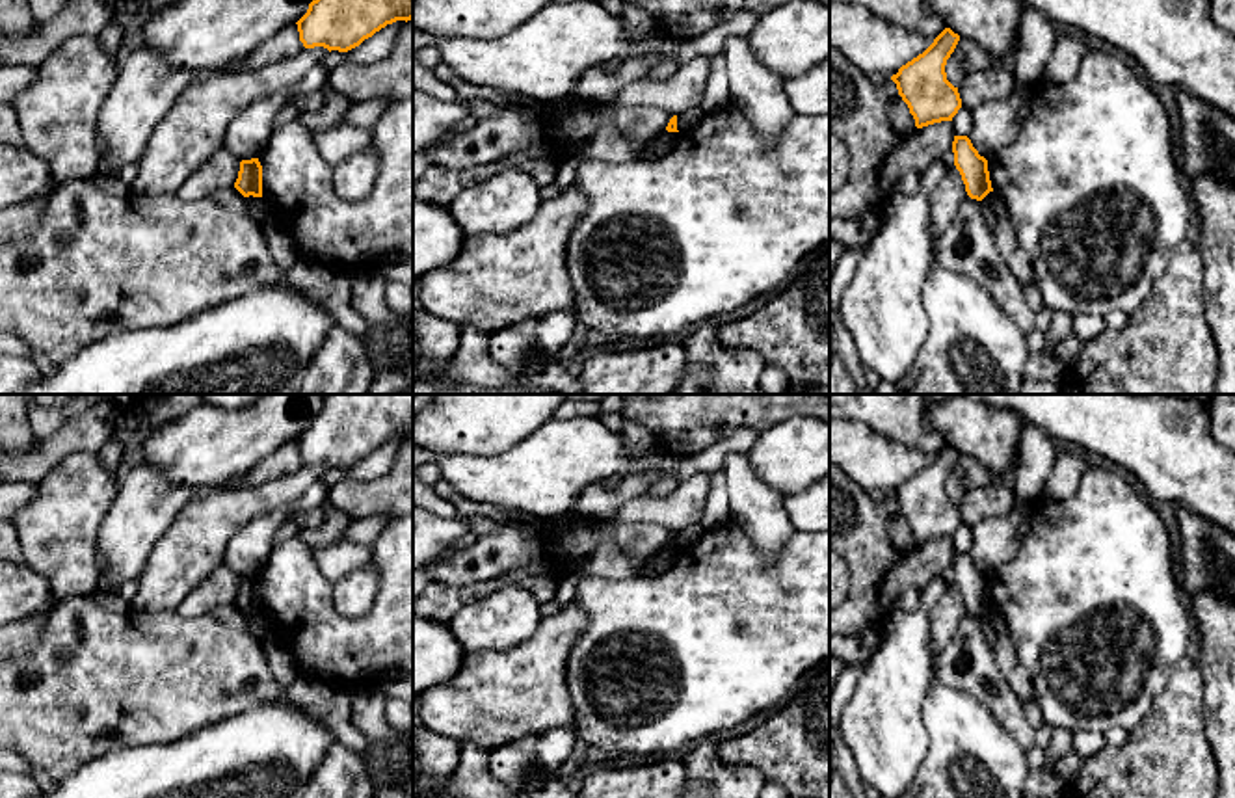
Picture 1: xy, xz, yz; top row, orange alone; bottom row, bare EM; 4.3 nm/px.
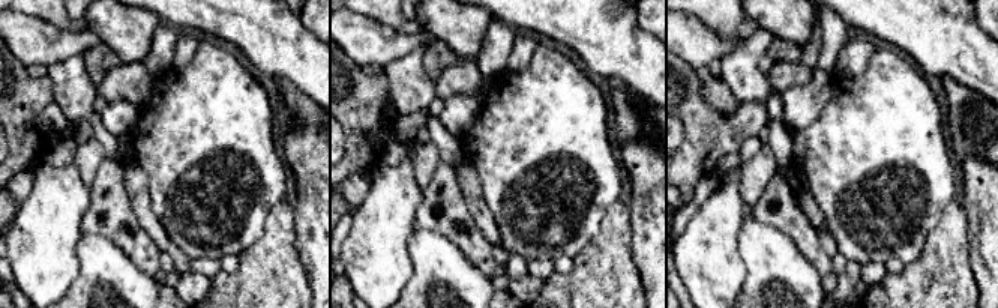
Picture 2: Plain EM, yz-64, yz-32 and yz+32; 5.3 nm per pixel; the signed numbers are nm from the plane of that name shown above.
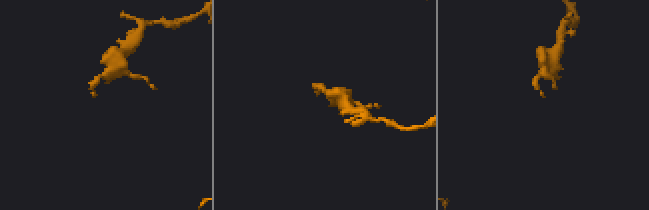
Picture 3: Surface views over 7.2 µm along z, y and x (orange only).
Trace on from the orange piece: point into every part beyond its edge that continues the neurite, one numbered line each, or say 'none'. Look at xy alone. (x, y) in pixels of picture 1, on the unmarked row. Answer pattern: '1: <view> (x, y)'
none

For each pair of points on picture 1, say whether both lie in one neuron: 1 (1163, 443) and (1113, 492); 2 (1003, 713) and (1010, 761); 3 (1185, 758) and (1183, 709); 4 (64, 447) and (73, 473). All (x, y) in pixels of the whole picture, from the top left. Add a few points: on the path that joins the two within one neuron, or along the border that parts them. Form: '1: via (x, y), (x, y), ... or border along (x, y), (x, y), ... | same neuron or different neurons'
1: border along (1142, 493), (1148, 499) | different neurons
2: border along (977, 700), (1023, 752) | different neurons
3: via (1183, 746), (1183, 720) | same neuron
4: border along (95, 452), (69, 452), (34, 480) | different neurons

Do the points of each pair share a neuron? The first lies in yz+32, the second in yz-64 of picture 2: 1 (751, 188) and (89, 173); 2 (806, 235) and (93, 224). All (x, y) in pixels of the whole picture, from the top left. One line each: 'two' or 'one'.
1: one
2: one

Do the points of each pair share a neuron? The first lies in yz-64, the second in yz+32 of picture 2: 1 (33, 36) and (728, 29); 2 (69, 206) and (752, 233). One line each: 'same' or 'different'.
1: different
2: different

